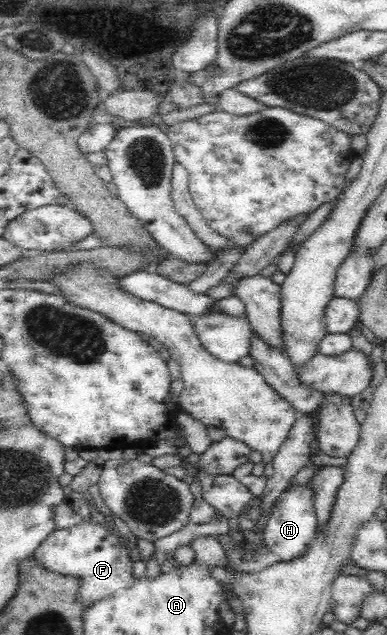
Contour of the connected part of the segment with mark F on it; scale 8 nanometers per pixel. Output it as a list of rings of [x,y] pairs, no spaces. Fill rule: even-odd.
[[[84,520],[84,523],[68,529],[56,528],[43,539],[33,554],[32,559],[45,571],[82,579],[83,586],[78,593],[82,609],[134,583],[134,563],[127,549],[115,535],[91,520]]]

